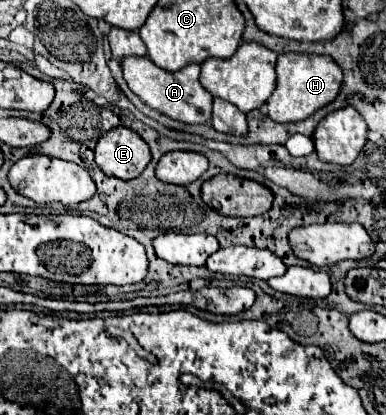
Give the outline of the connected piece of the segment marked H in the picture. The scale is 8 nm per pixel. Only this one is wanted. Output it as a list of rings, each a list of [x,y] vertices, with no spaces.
[[[281,54],[277,60],[277,86],[267,100],[267,114],[273,122],[299,122],[309,118],[315,110],[333,102],[343,82],[341,68],[331,56],[315,54]]]

